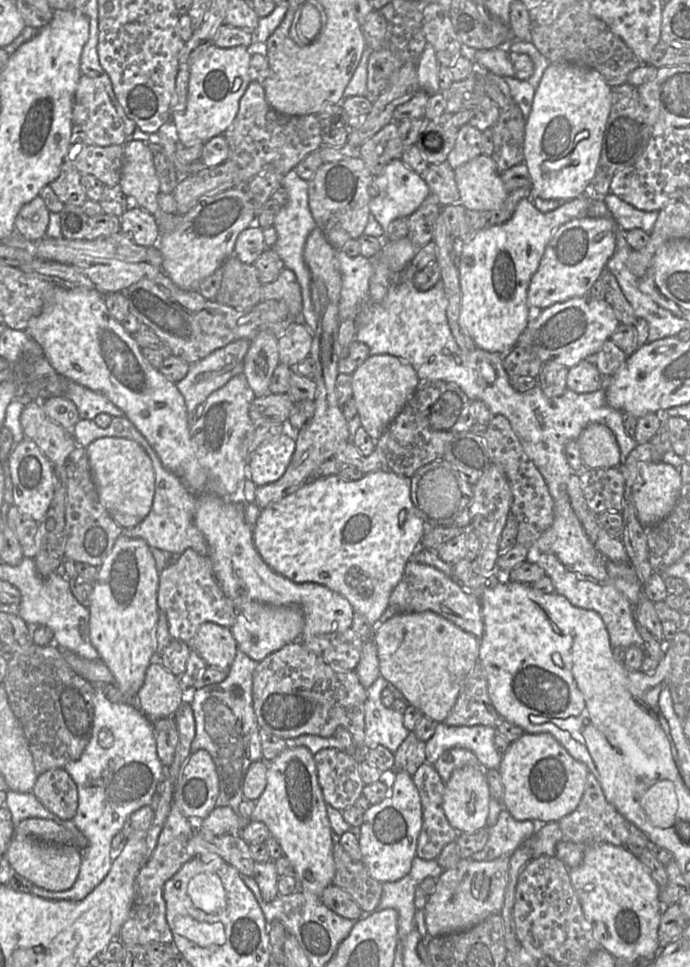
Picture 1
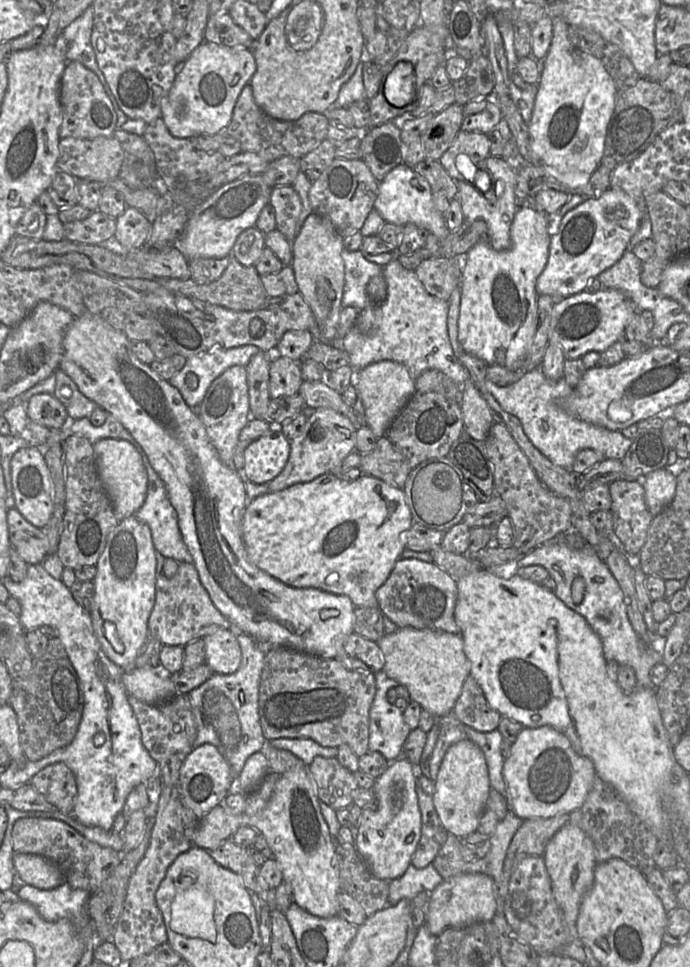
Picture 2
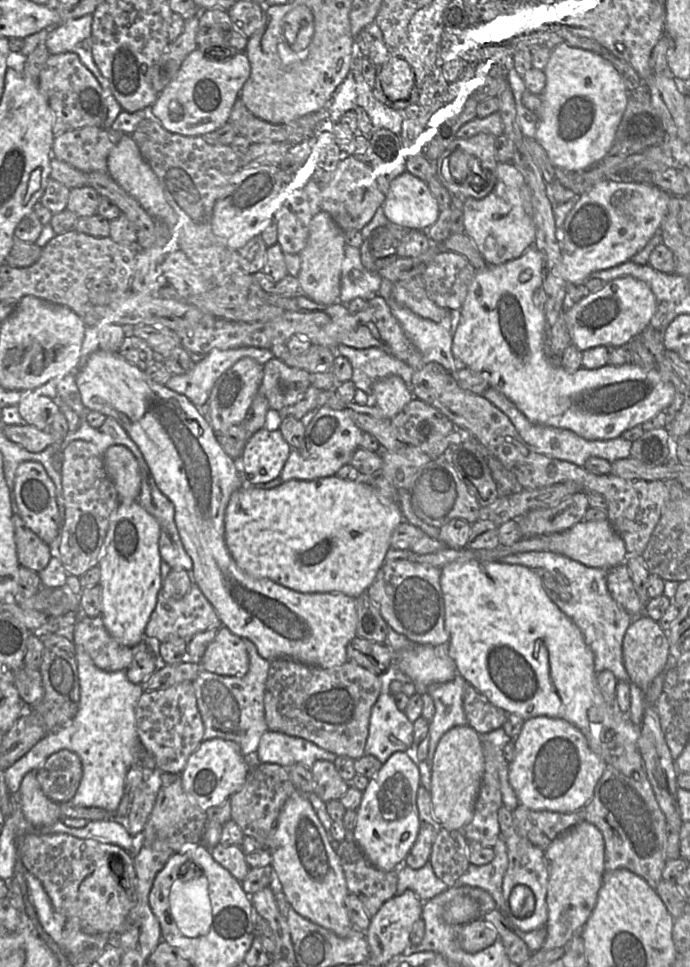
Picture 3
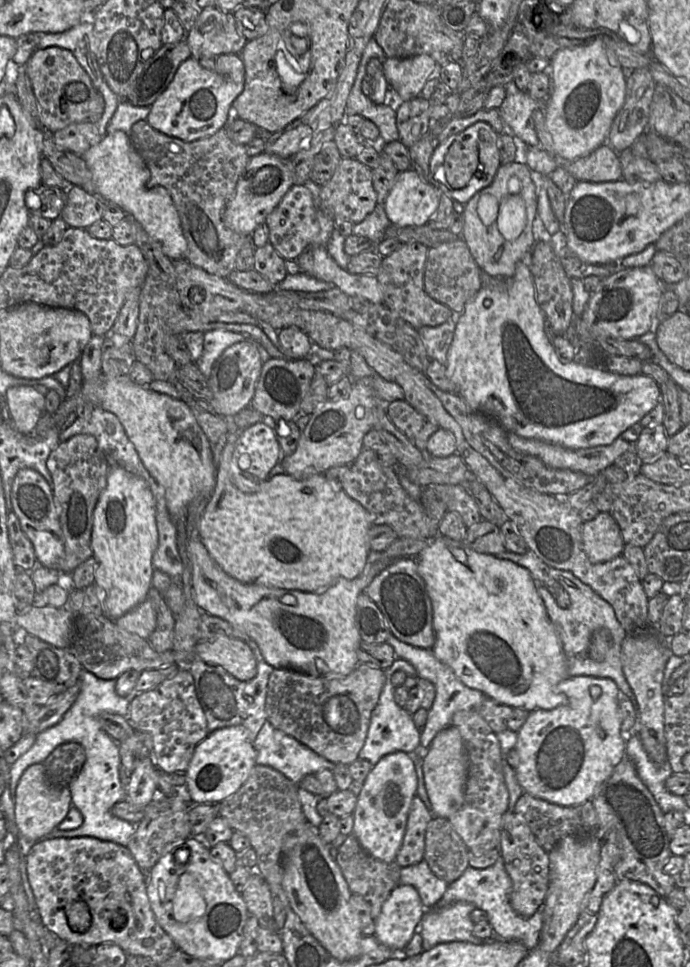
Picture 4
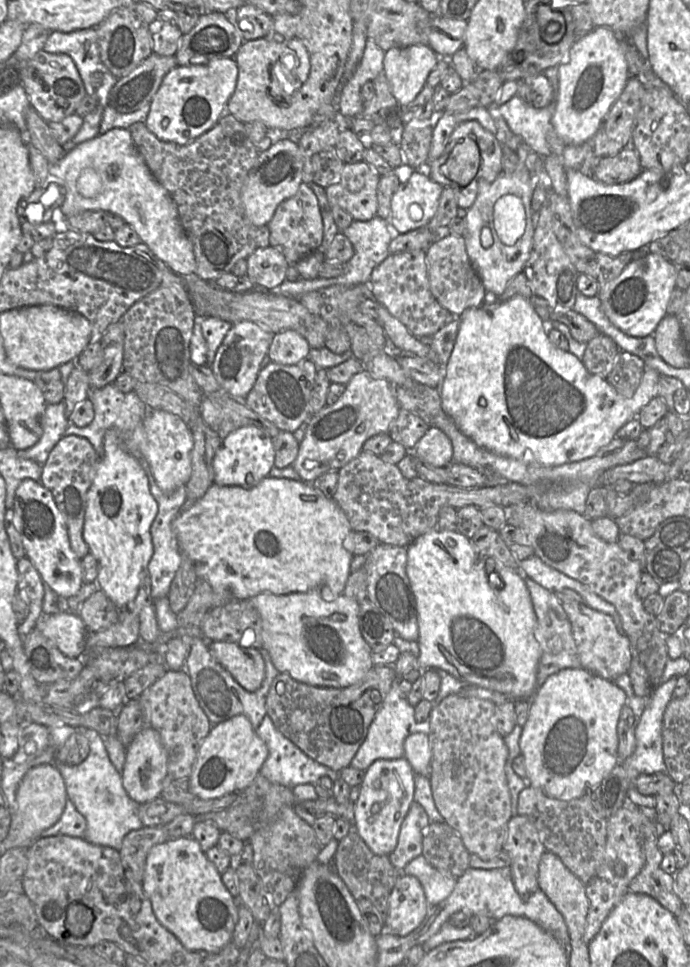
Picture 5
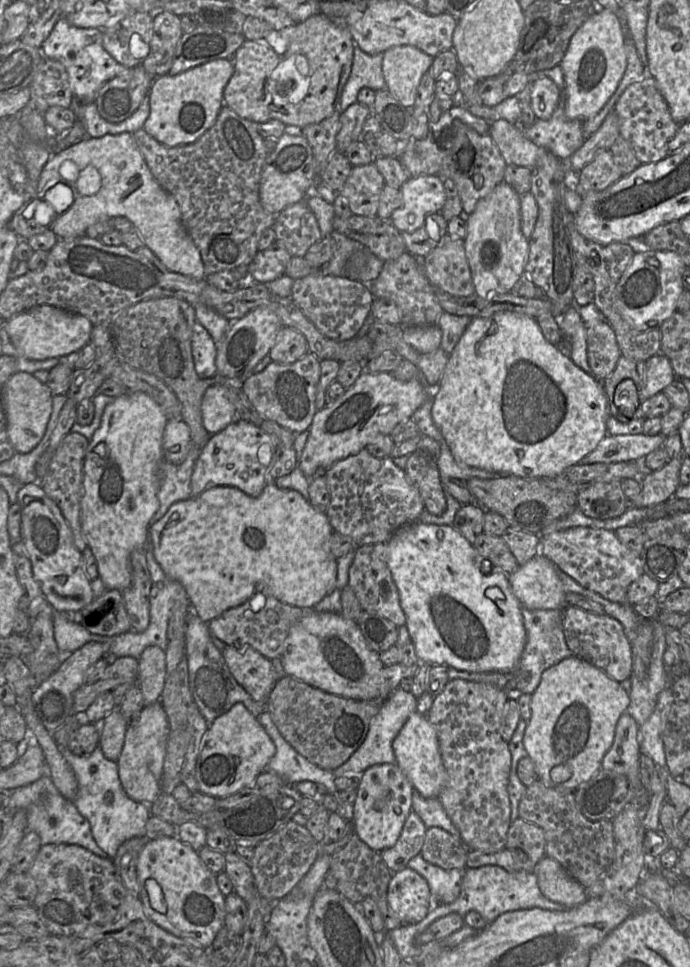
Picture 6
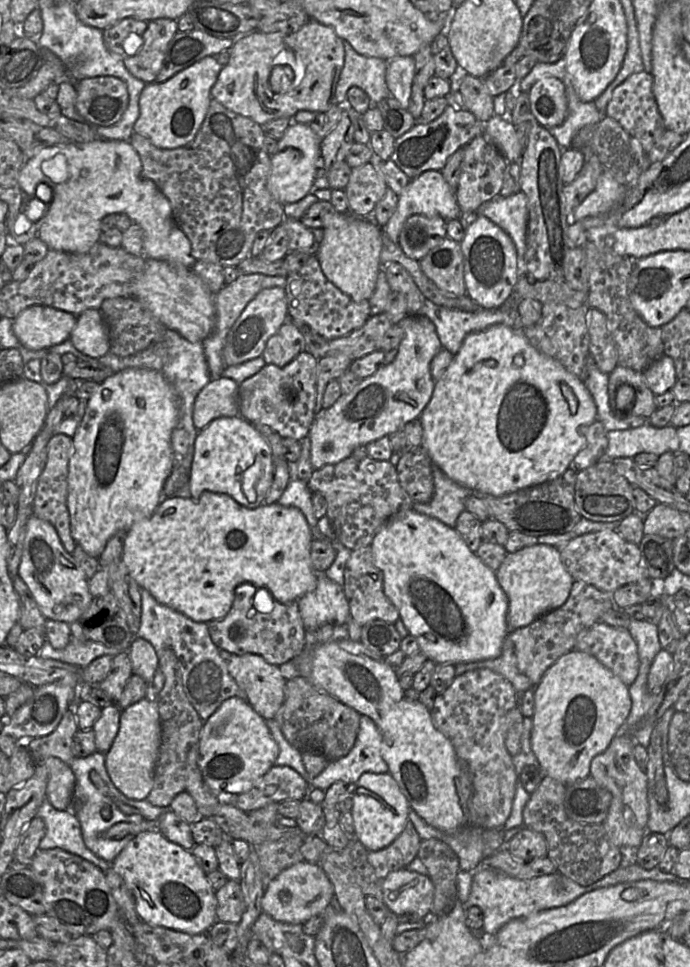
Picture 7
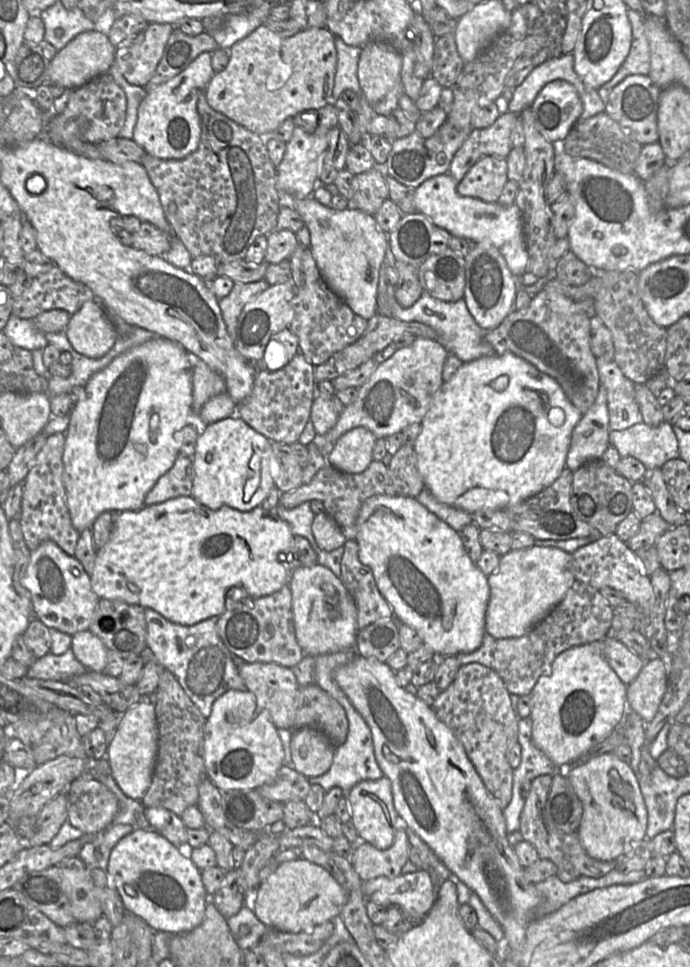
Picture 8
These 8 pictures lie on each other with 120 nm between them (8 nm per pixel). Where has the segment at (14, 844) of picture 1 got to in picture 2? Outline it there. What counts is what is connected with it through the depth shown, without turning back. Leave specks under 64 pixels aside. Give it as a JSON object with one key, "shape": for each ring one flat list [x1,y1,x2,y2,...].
{"shape":[[15,852,13,865,24,883,38,889,50,890,65,882,59,866,39,855]]}

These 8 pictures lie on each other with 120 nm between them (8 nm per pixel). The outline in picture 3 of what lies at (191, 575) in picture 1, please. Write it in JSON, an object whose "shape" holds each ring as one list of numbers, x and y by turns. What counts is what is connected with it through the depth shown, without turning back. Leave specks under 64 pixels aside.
{"shape":[[191,583,190,589,181,599,166,596,162,589,159,590,156,606,149,618,144,634,150,649,158,657,160,642,167,641,169,637,181,637,184,640,189,640,199,632,219,629,222,625,215,609,197,583]]}

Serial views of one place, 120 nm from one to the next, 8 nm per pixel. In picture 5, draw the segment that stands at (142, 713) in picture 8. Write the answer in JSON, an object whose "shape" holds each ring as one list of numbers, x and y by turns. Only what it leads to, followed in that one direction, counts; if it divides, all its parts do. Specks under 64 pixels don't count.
{"shape":[[151,727,141,729,126,747,126,759,121,773,128,796,138,804,144,804,161,795,163,780,167,776,167,753,159,733]]}

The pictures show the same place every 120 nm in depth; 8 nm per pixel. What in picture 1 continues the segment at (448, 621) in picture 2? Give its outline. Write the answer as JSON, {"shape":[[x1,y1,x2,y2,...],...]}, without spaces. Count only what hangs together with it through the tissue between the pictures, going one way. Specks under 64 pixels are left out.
{"shape":[[413,559,407,561,400,581,393,588,389,596,389,606,396,609,397,613,433,611,478,640,483,635,484,624,479,599,451,576]]}

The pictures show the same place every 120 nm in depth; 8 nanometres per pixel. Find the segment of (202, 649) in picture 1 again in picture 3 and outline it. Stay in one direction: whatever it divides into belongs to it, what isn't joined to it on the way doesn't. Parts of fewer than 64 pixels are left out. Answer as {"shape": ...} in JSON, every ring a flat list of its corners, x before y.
{"shape":[[224,625,217,630,199,664,208,672,234,677,243,677,250,665,243,639]]}

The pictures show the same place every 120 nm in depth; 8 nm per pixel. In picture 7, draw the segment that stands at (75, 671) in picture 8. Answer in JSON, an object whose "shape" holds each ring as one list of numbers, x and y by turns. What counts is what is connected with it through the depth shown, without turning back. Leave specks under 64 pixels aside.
{"shape":[[71,638,68,645,61,650,54,649,50,643,46,641,38,653,38,656,44,659,58,660,63,663,75,665,79,668,85,668,101,656,116,656,121,652,128,651,120,651,89,639,77,640]]}

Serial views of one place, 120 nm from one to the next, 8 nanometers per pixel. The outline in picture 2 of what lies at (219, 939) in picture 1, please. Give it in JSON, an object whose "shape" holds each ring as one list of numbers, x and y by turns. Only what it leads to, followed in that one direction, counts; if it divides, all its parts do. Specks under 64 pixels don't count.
{"shape":[[196,880,191,888,176,892,171,905,171,928,188,938,216,941,214,898]]}

